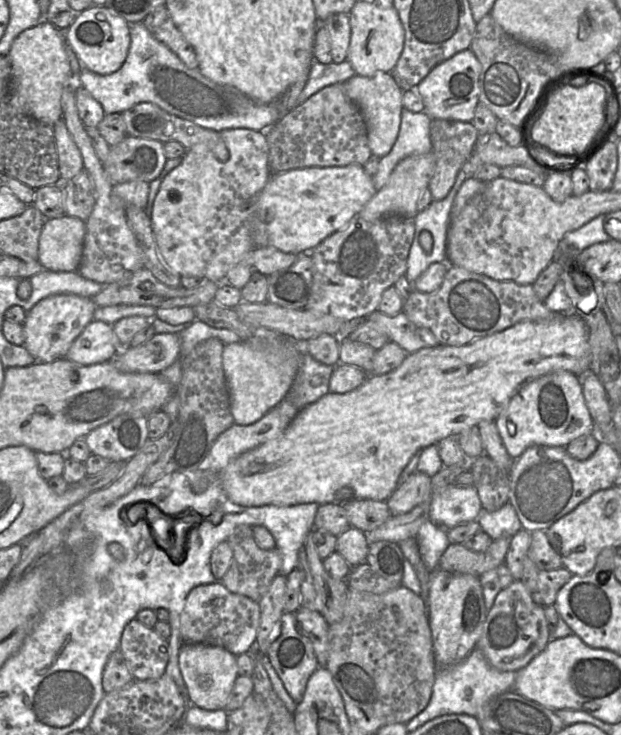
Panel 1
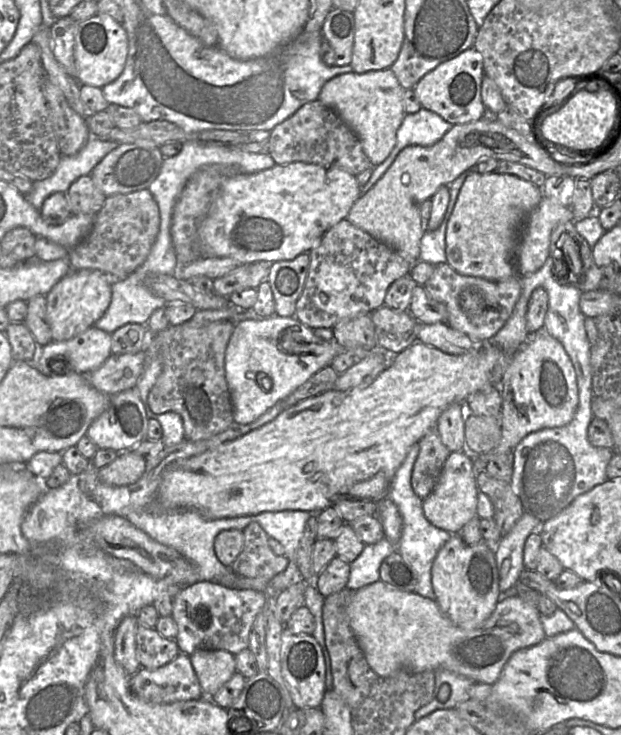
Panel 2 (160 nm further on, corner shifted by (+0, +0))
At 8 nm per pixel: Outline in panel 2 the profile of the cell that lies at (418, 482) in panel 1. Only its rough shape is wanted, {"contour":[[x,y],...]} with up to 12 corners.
{"contour":[[435,429],[419,441],[411,486],[424,501],[451,452]]}

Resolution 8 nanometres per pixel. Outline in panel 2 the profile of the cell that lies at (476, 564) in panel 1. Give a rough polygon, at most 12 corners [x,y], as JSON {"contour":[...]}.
{"contour":[[477,473],[504,537],[523,514],[511,484]]}

